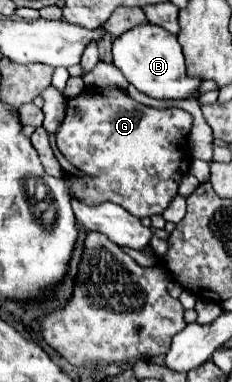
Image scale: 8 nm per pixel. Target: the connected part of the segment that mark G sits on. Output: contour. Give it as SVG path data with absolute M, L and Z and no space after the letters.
M89 87L85 89L83 93L79 93L77 97L71 97L67 99L67 105L65 105L65 119L61 121L61 127L57 129L55 137L57 137L57 147L61 151L61 155L83 175L67 175L65 181L67 181L67 187L69 187L69 193L77 199L81 199L81 203L87 203L87 205L99 205L101 201L113 201L117 205L121 205L123 209L127 209L131 215L135 215L137 219L143 219L143 217L153 217L153 215L163 215L163 211L169 207L169 203L175 199L177 195L177 189L179 189L179 183L183 179L183 175L189 171L189 143L187 143L187 135L191 131L191 123L193 123L193 117L183 111L183 109L155 109L155 107L147 107L147 105L141 105L139 101L131 99L129 93L125 89L117 89L117 87L103 87L103 89L95 89L95 87Z

